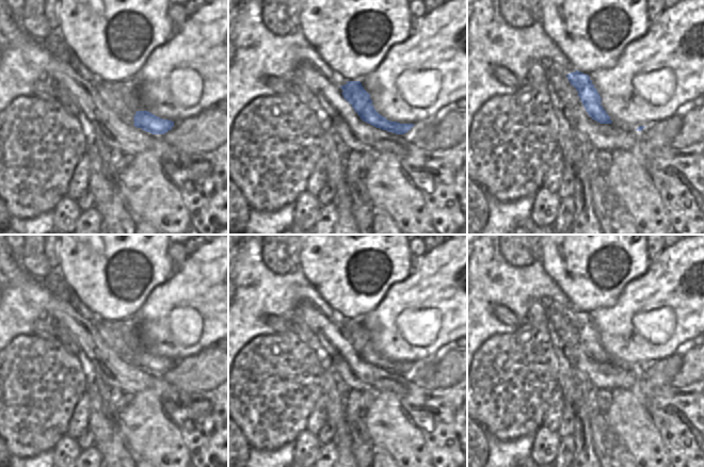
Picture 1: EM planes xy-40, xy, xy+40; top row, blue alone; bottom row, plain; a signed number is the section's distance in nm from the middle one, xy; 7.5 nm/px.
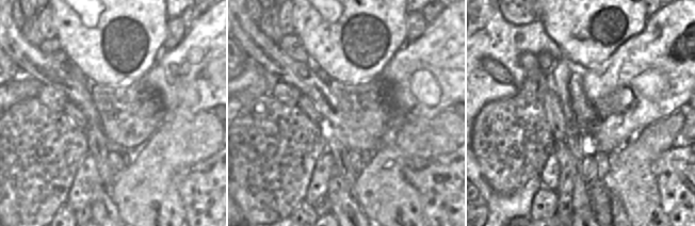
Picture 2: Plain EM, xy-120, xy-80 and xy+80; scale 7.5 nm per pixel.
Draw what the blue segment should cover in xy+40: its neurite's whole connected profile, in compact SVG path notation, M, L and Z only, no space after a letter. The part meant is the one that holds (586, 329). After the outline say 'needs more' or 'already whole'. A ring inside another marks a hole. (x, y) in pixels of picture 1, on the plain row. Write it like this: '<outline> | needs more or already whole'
M575 309L567 312L566 317L577 329L577 334L588 354L599 363L611 363L609 355L601 344L601 336L589 315Z | already whole

